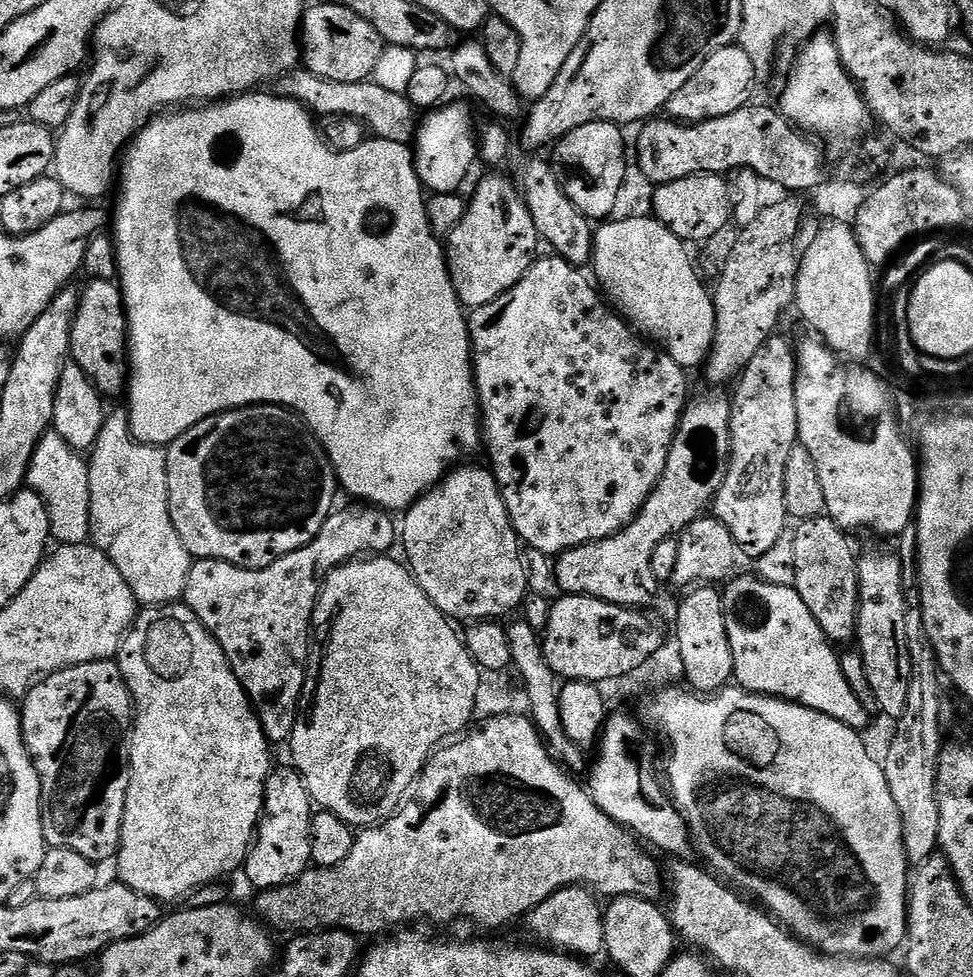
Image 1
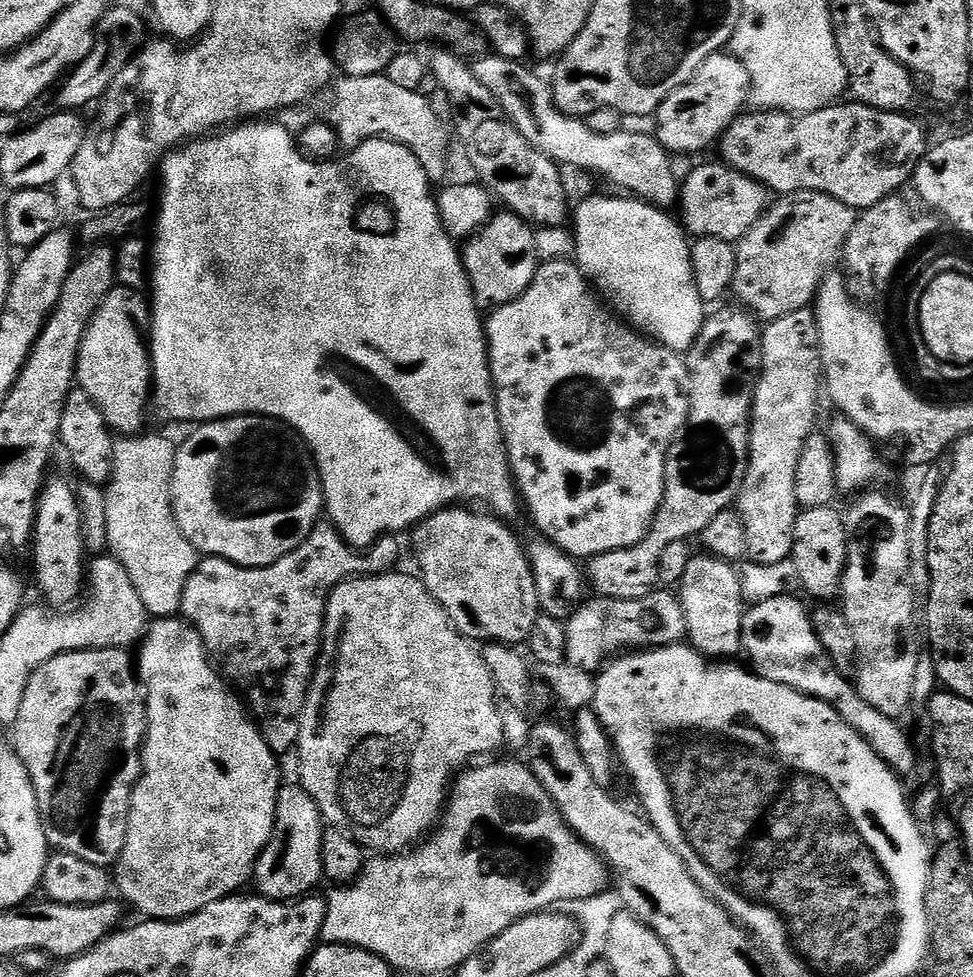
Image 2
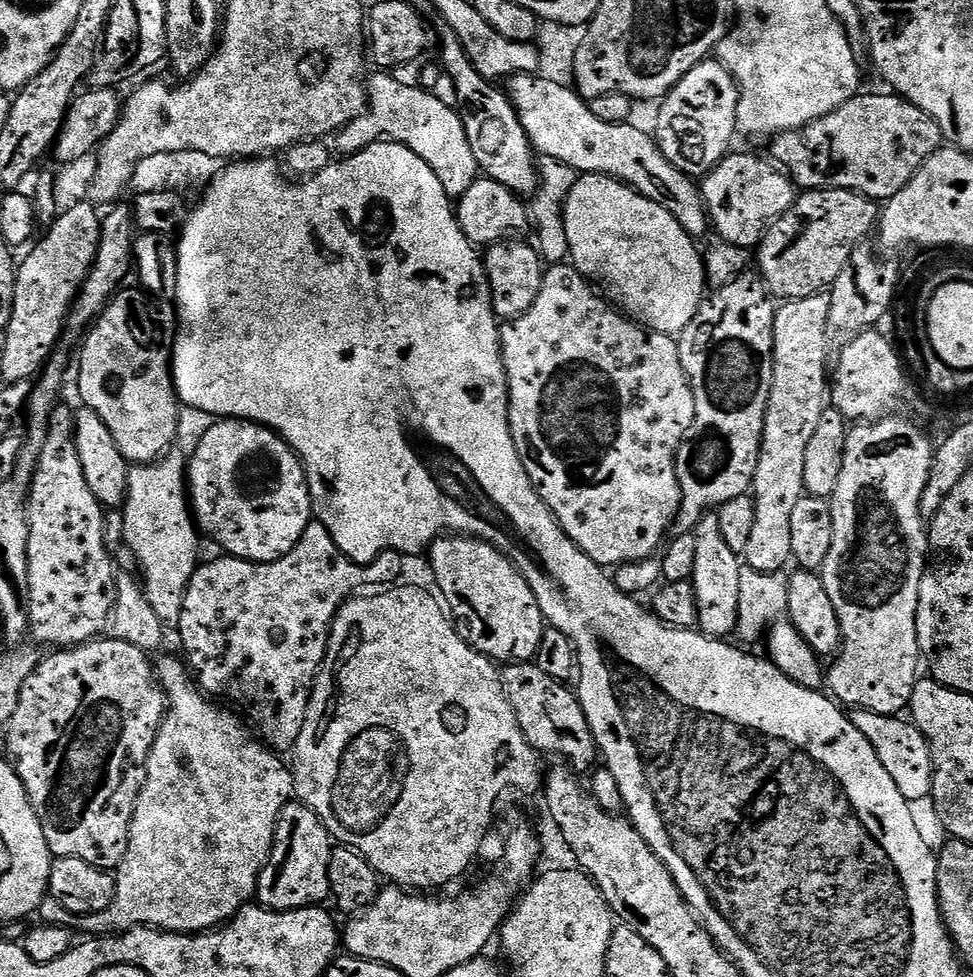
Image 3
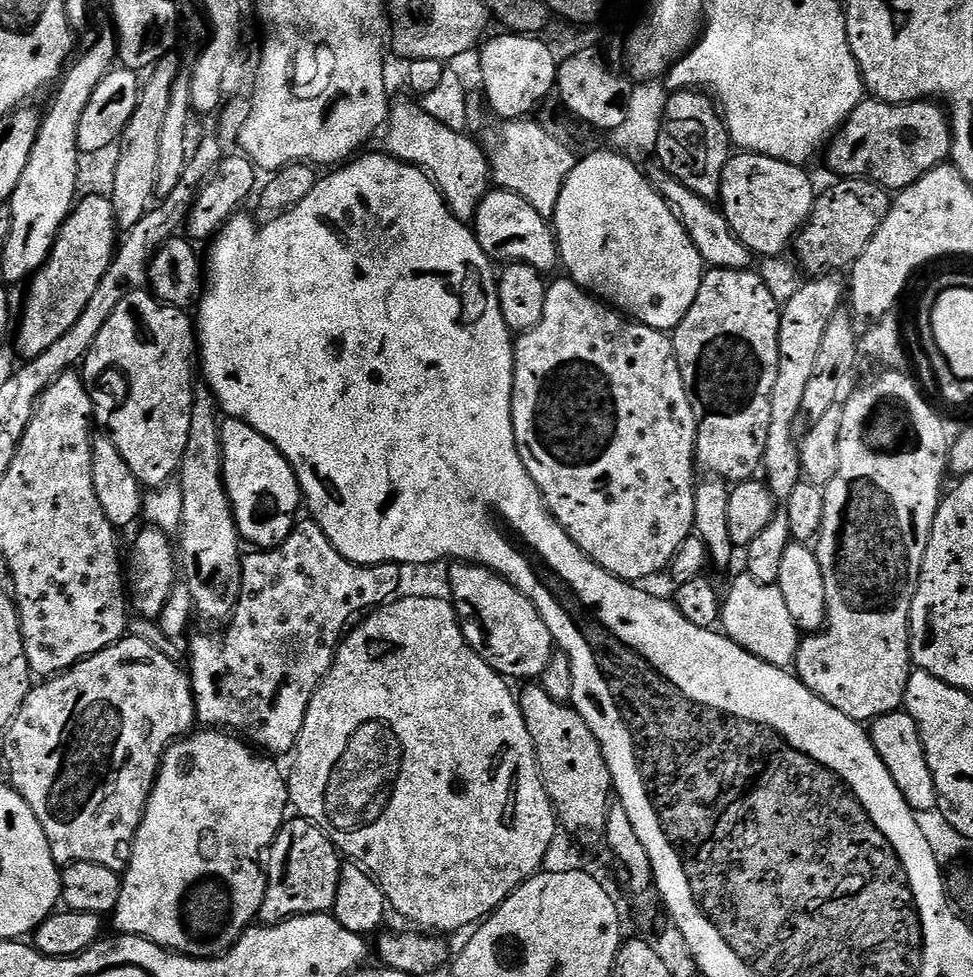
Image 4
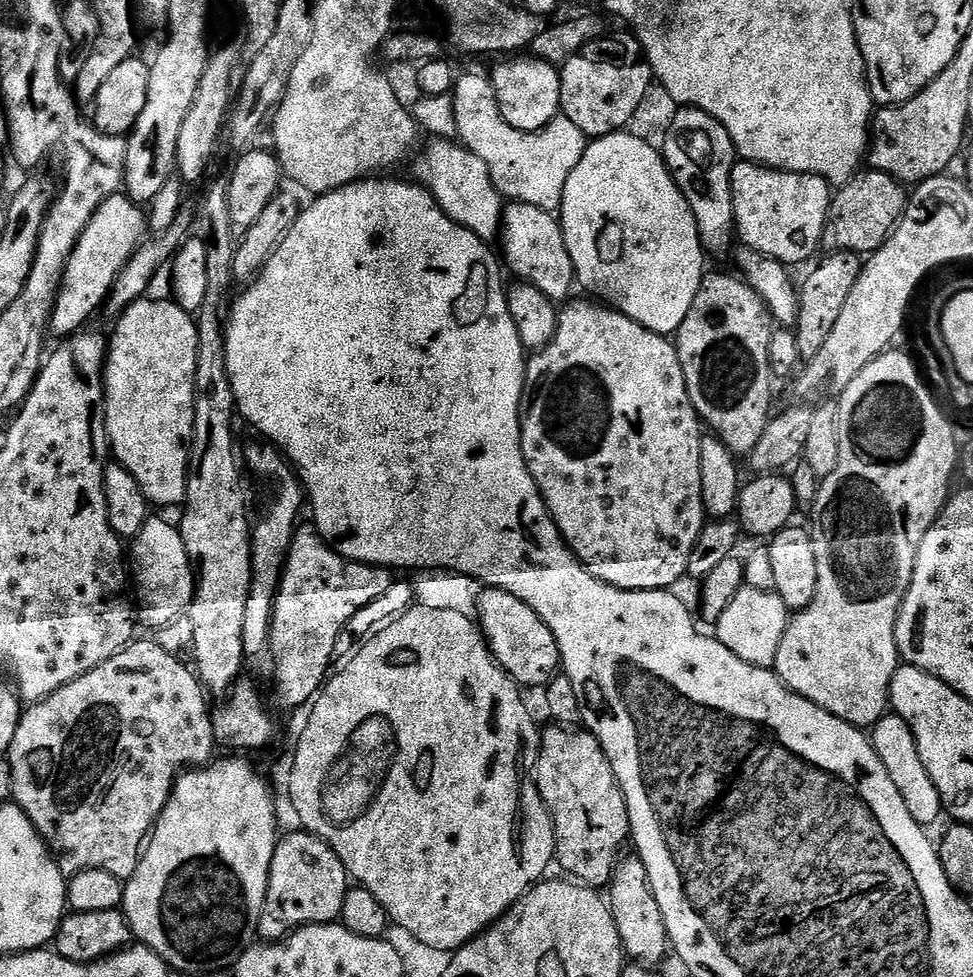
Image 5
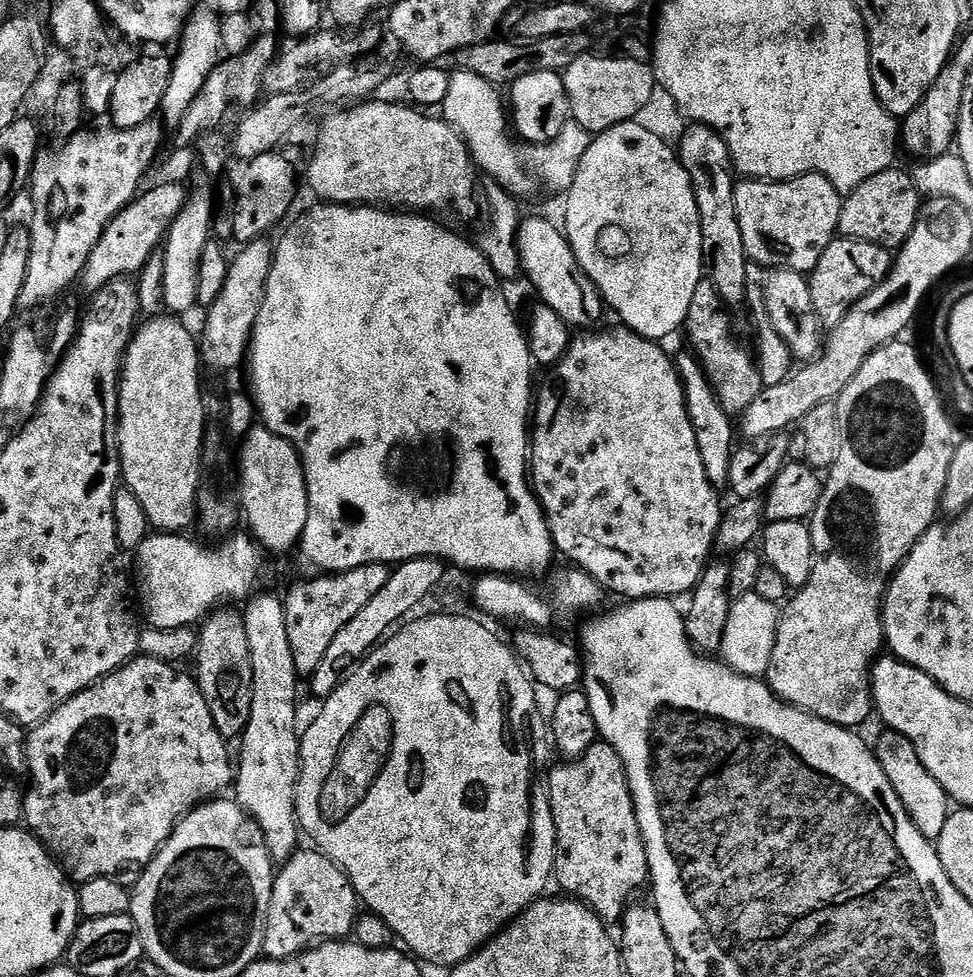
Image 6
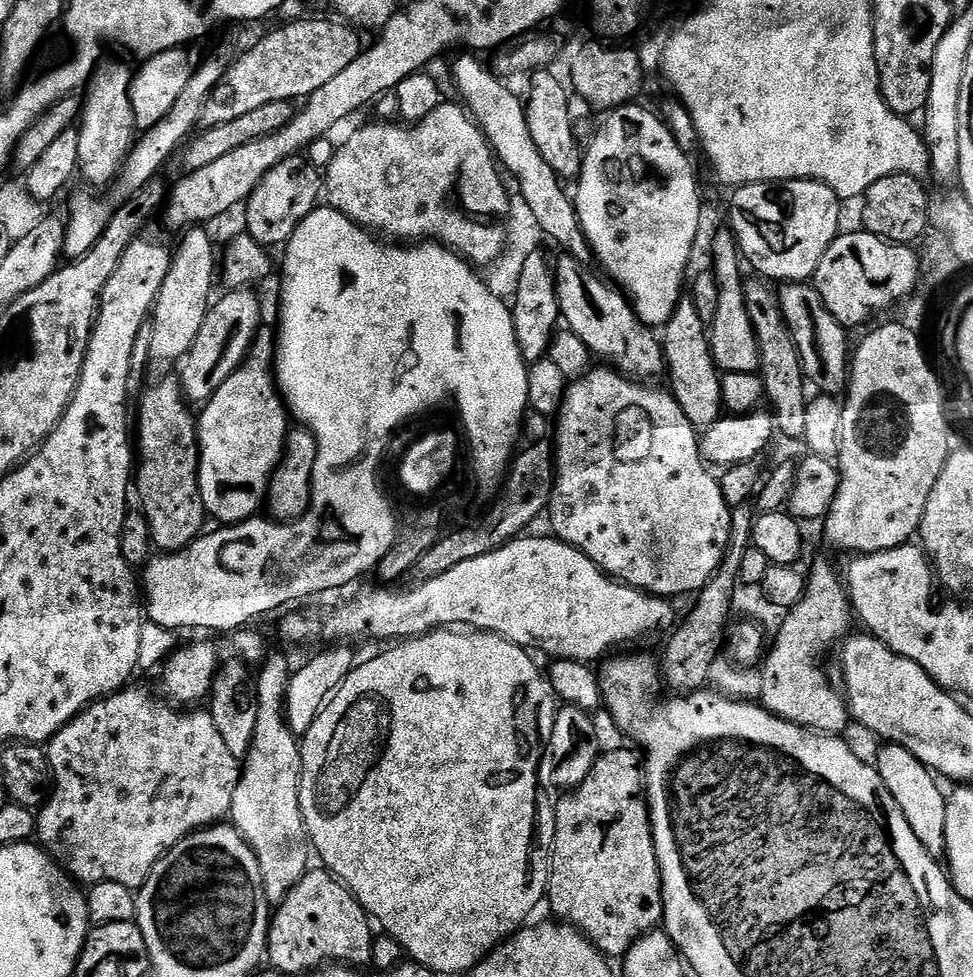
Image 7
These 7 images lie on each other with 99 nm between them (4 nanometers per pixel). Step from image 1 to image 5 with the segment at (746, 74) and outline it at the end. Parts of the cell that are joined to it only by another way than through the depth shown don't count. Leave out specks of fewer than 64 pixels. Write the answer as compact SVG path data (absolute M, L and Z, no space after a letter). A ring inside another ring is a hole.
M681 107L677 111L673 124L662 140L664 165L670 170L674 182L682 190L686 202L690 202L690 210L694 210L694 218L698 222L698 234L709 257L724 256L733 251L732 236L737 235L734 218L734 198L732 197L732 171L738 162L738 153L730 134L713 116L697 108Z

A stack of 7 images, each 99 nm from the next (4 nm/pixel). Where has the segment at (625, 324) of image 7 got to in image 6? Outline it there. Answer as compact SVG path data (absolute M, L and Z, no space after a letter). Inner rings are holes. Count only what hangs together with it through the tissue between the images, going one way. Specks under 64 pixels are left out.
M540 216L521 219L516 238L520 266L526 280L532 284L533 293L540 295L539 303L550 306L550 310L555 310L573 329L588 330L599 325L596 323L606 313L606 305L594 282L590 282L582 266L578 266L567 235L557 225L556 228Z

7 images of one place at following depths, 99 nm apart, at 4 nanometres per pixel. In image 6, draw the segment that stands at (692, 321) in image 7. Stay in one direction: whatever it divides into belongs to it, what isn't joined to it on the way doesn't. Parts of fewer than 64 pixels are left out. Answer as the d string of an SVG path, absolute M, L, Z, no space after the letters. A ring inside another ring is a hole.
M685 350L680 357L677 355L674 363L680 373L680 381L684 384L684 401L688 403L688 417L694 426L694 438L698 442L698 454L702 454L702 467L706 470L706 478L713 488L723 489L730 478L730 462L737 443L736 432L732 429L733 417L722 410L704 368L691 351Z

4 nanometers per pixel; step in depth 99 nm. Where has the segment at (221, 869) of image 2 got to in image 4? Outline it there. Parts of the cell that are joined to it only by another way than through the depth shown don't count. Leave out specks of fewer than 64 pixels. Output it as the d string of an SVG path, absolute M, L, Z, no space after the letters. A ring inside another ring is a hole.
M196 730L187 738L181 738L169 747L162 757L160 775L157 777L155 787L152 788L144 818L136 832L136 841L132 843L132 857L122 873L120 897L114 913L114 919L121 933L153 940L160 948L165 948L167 952L175 952L178 956L190 956L194 960L214 960L226 956L229 950L244 937L244 933L257 923L268 885L265 873L262 871L262 861L268 849L276 841L280 828L286 822L286 817L289 815L287 812L290 812L288 782L285 773L280 773L280 768L275 763L279 764L275 759L253 750L243 739L224 730Z

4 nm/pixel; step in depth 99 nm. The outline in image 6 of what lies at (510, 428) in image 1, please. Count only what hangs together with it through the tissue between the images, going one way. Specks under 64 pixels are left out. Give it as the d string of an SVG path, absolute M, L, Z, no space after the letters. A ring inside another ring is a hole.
M623 326L617 329L617 332L592 330L587 334L577 335L569 344L567 354L549 371L552 373L545 378L544 385L541 388L539 385L534 396L534 419L530 424L530 483L544 508L556 551L561 557L564 555L568 559L569 565L594 578L605 593L612 595L613 592L629 601L677 598L683 592L684 595L691 593L700 581L700 575L713 559L722 515L721 493L713 488L702 467L702 454L698 454L694 426L688 417L688 403L684 401L684 384L680 381L680 373L676 370L673 357L668 357L657 341L642 338Z

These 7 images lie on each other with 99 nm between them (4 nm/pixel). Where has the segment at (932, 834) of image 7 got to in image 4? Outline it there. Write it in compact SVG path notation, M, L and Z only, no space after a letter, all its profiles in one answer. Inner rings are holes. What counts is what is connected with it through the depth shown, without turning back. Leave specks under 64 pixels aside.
M897 710L879 716L871 721L870 735L874 750L882 758L886 770L894 778L898 790L902 790L902 798L917 813L936 808L936 783L932 781L932 771L928 765L928 755L924 753L924 740L920 737L920 728L907 710Z

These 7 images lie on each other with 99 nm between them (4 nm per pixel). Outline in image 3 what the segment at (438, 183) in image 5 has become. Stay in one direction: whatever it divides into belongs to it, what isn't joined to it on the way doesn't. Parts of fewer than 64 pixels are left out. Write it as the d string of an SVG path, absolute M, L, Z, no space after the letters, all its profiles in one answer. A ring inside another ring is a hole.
M388 72L375 73L376 76L369 79L368 83L368 107L365 109L365 114L354 119L345 128L341 128L335 135L335 149L341 155L352 155L360 153L362 149L369 148L371 145L381 142L389 142L403 144L410 150L414 150L414 154L418 154L427 165L434 170L438 180L442 184L442 188L446 190L447 196L453 200L460 198L478 178L479 169L470 142L467 140L465 126L462 122L462 117L455 107L445 105L438 100L433 91L426 91L419 85L412 86L392 77Z

